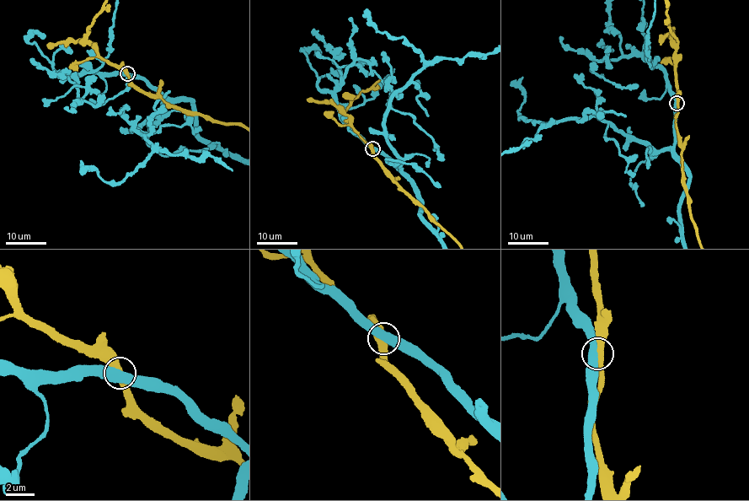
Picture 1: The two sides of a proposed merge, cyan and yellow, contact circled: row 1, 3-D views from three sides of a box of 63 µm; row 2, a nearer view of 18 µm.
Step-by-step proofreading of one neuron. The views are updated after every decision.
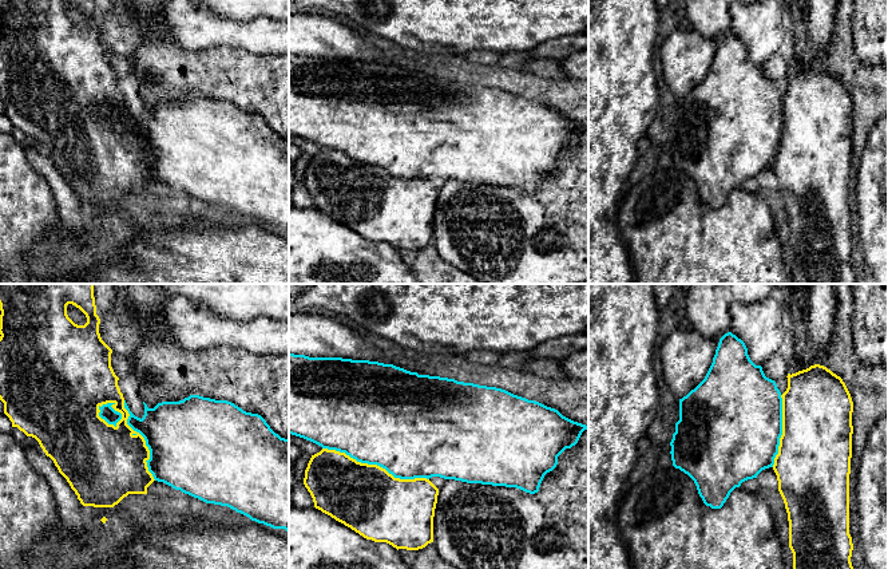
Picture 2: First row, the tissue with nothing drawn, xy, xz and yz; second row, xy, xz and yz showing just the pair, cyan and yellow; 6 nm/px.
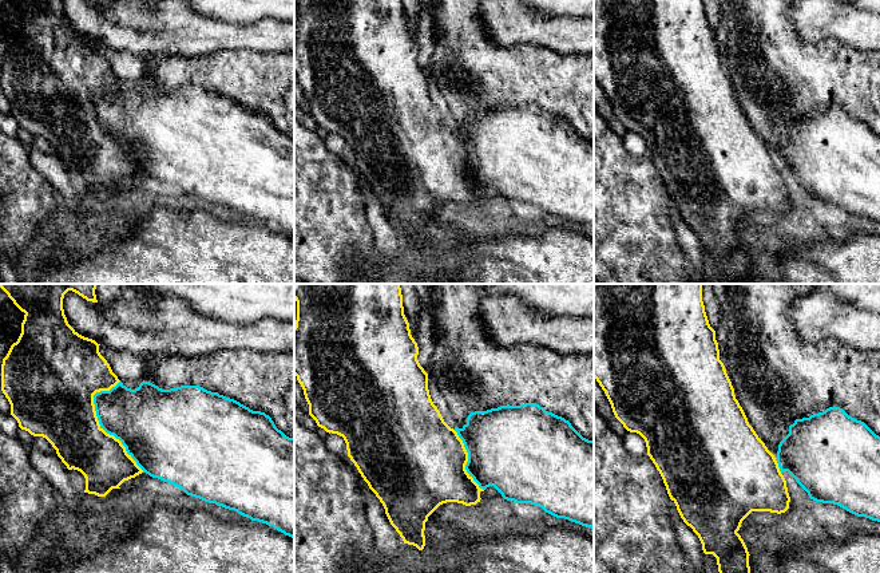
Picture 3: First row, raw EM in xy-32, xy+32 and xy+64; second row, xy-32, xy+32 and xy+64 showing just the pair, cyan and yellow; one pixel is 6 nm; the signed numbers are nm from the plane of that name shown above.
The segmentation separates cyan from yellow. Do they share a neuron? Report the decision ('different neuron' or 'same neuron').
different neuron

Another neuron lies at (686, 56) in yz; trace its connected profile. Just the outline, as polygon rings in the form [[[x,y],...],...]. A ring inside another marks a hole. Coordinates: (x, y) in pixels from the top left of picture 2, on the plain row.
[[[674,29],[662,43],[663,78],[679,100],[706,76],[719,39],[705,37],[695,29]]]

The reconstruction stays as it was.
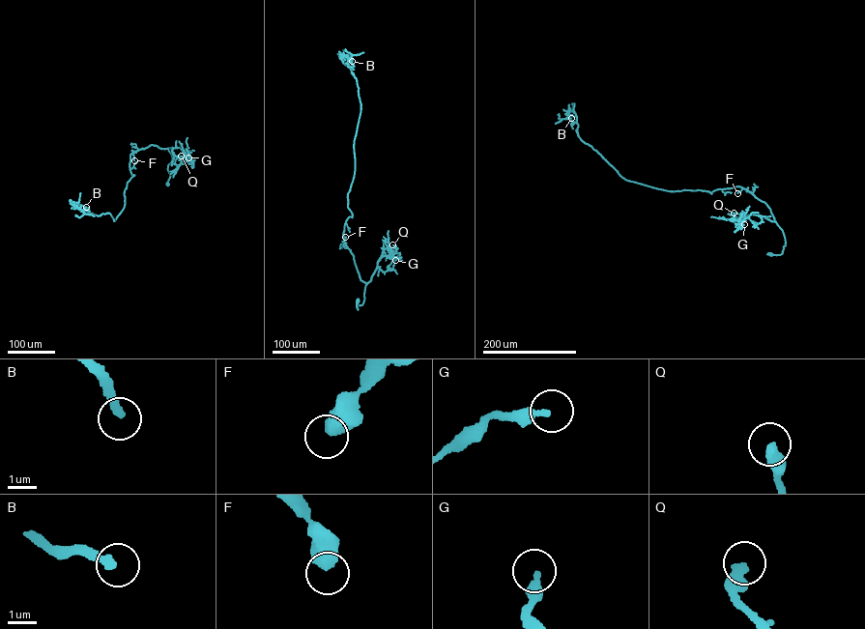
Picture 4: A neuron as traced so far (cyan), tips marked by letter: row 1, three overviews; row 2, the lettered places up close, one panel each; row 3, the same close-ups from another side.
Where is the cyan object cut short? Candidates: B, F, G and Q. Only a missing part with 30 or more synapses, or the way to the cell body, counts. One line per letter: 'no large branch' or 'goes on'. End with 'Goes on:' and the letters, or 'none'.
B: goes on
F: no large branch
G: no large branch
Q: no large branch
Goes on: B

